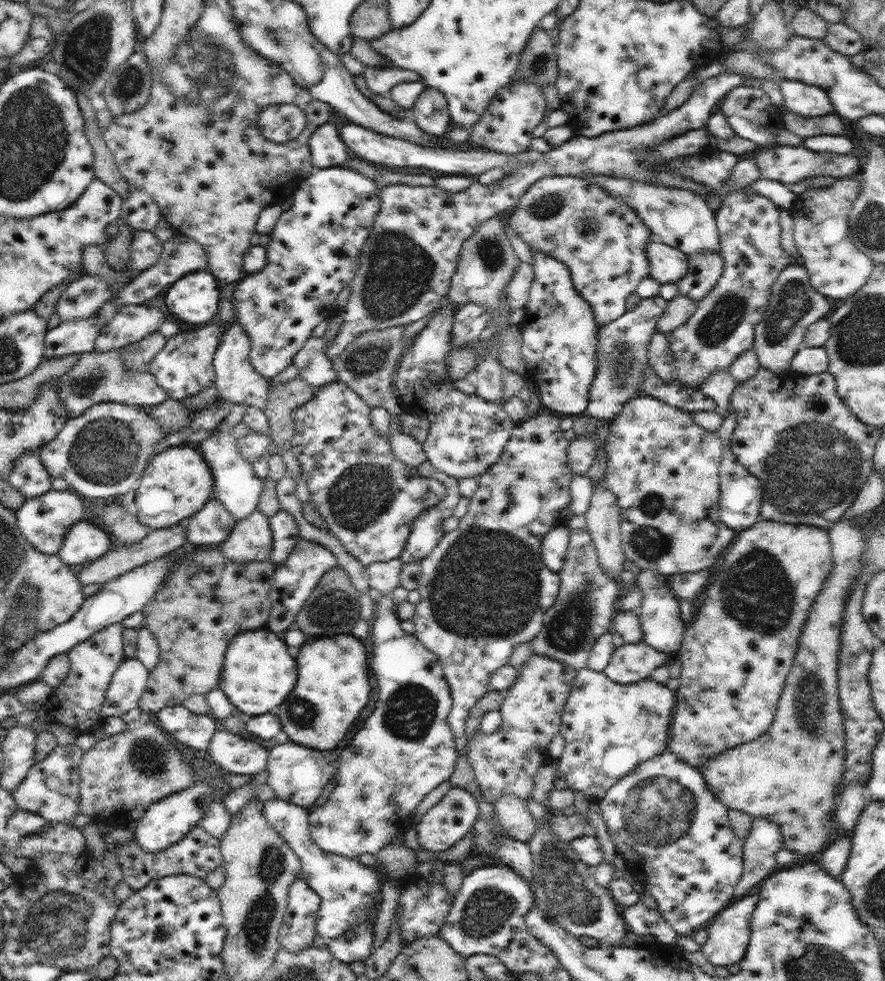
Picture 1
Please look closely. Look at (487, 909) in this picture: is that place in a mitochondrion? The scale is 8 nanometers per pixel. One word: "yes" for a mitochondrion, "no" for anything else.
yes

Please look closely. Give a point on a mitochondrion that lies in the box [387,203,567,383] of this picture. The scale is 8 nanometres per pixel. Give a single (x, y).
(490, 252)

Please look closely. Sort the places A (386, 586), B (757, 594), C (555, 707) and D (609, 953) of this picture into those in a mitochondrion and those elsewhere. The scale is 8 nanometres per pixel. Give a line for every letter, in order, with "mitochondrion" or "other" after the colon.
A: other
B: mitochondrion
C: other
D: other

